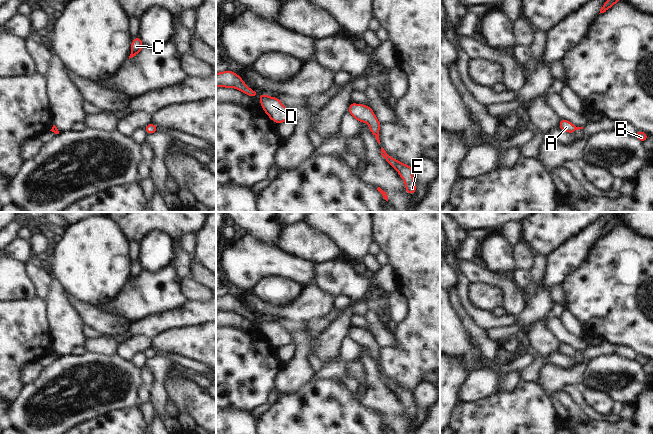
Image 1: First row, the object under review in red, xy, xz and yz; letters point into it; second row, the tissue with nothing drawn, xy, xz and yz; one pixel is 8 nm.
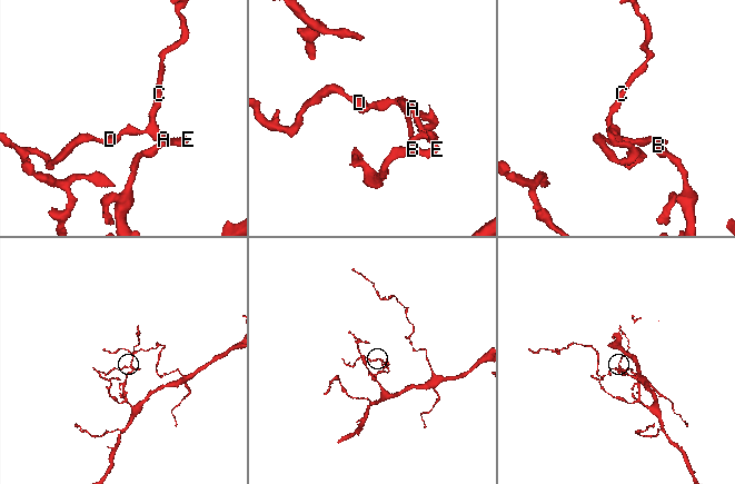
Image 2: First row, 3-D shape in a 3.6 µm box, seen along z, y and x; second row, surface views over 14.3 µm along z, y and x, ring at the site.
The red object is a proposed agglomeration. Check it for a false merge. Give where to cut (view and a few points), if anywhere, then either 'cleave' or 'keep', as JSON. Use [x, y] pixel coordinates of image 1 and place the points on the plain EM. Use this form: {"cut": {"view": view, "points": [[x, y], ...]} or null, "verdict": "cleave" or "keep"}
{"cut": null, "verdict": "keep"}

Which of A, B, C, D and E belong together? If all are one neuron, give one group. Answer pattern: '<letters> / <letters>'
A B C D E

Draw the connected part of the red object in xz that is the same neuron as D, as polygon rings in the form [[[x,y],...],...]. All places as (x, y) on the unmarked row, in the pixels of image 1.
[[[227,293],[224,296],[216,297],[216,312],[218,311],[235,312],[249,321],[259,320],[260,330],[276,348],[281,348],[293,342],[292,337],[282,328],[279,322],[270,321],[267,318],[261,319],[259,316],[255,316],[245,308],[240,299],[231,294]]]

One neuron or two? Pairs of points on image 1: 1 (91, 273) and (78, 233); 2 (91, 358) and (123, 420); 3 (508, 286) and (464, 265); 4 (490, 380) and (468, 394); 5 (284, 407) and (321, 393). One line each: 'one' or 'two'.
1: one
2: two
3: one
4: one
5: one

